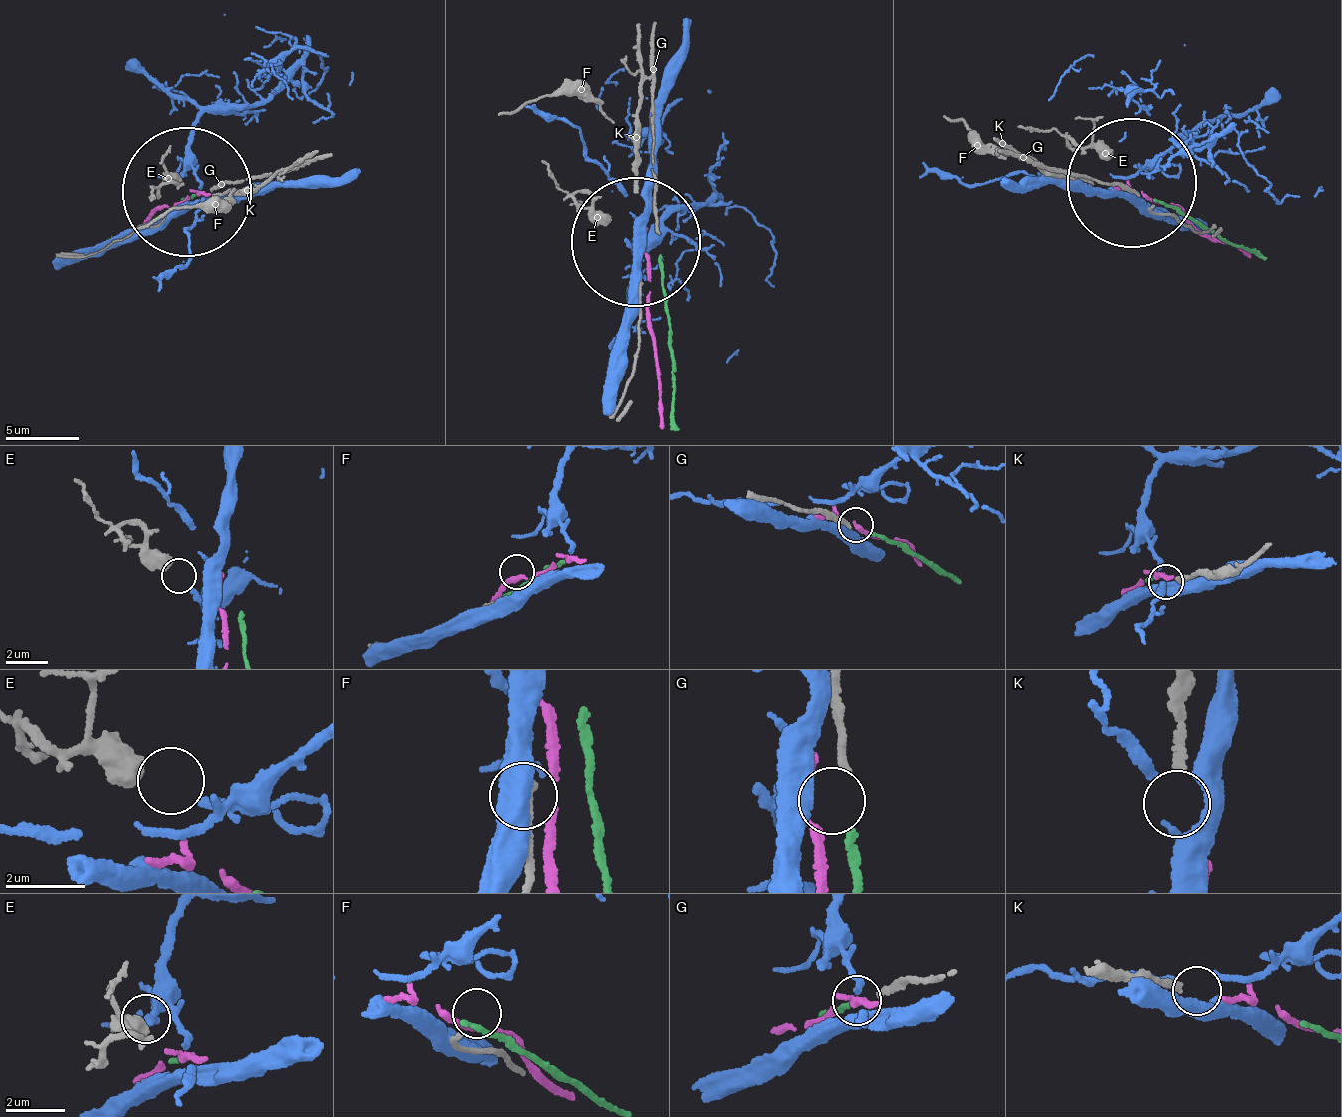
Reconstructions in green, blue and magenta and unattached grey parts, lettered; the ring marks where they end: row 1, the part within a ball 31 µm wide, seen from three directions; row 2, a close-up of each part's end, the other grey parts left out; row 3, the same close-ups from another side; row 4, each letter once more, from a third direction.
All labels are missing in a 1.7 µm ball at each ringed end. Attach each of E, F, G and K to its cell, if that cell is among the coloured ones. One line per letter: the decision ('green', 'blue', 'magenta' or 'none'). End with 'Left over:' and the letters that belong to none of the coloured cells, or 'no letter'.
E: blue
F: none
G: green
K: none
Left over: F, K

